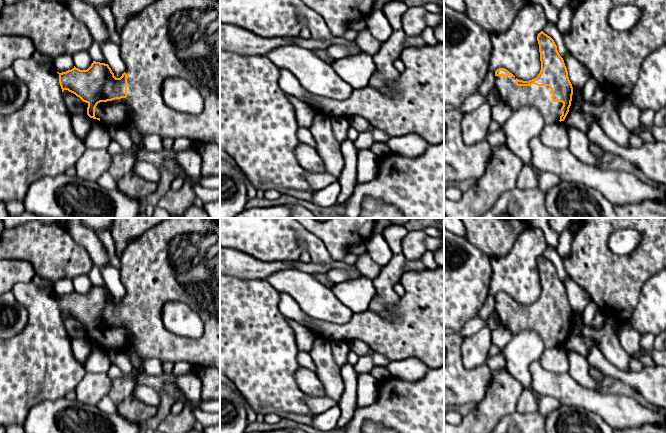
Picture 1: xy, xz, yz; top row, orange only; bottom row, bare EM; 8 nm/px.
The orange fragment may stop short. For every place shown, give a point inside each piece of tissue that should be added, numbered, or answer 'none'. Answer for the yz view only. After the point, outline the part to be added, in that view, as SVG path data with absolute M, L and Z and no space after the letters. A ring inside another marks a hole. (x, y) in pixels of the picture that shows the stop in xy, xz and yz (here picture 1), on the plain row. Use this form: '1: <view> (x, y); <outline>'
1: yz (540, 321); M495 300L495 311L501 325L513 335L522 331L536 332L544 342L546 349L559 347L562 339L562 326L552 325L552 315L549 310L517 310L516 302Z

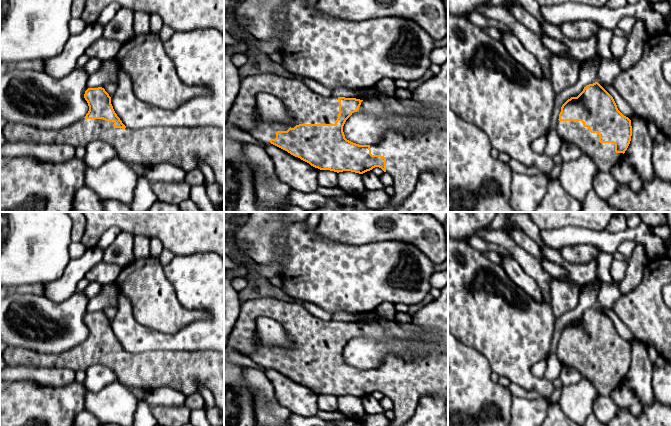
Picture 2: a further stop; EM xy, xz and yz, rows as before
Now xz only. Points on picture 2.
1: xz (305, 330); M257 298L251 299L244 303L241 303L241 309L239 312L239 317L228 337L228 346L241 354L250 357L255 363L263 366L264 368L269 368L271 363L276 362L277 355L287 355L290 351L294 352L299 348L335 348L339 338L339 325L338 321L323 320L312 313L310 313L301 303L298 302L287 302L275 298ZM261 317L269 317L275 319L282 324L285 332L290 337L293 342L293 346L288 349L273 347L273 346L262 346L258 347L256 344L256 320Z

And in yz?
1: yz (572, 356); M559 345L556 356L563 366L574 368L588 379L599 395L610 397L612 391L622 384L623 377L615 376L614 367L600 367L599 359L591 357L581 345Z

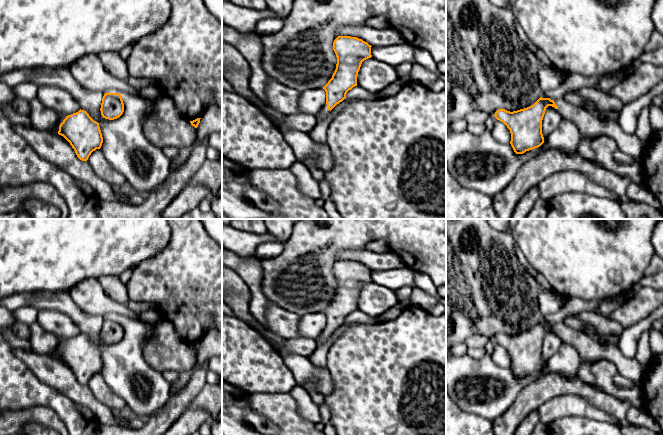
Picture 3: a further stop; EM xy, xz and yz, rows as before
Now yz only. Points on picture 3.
1: yz (590, 350); M556 323L554 326L558 330L557 334L561 342L574 346L582 360L586 362L608 360L615 364L619 374L631 379L636 385L641 384L646 367L635 358L626 357L618 346L603 346L585 333L569 327L565 323Z

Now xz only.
1: xz (324, 337); M325 327L322 334L316 339L316 345L320 346L325 344L330 339L330 337L331 335L327 332L327 328Z

